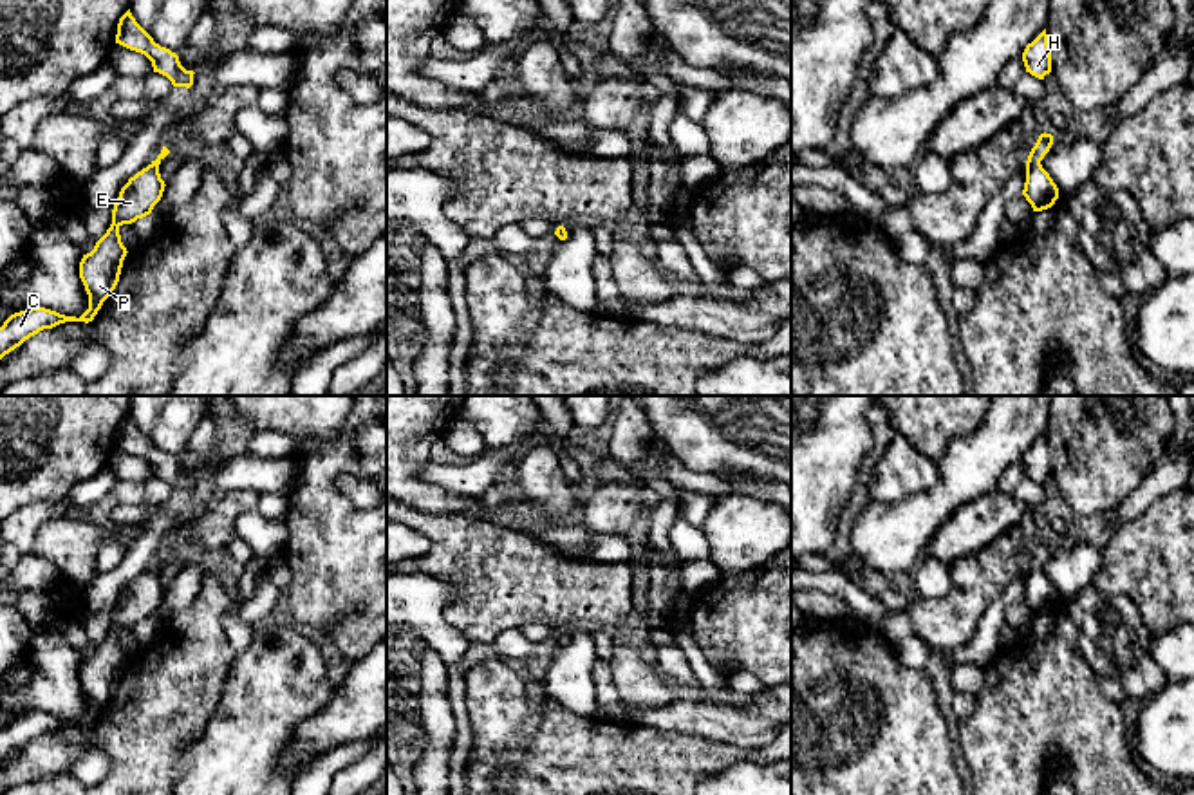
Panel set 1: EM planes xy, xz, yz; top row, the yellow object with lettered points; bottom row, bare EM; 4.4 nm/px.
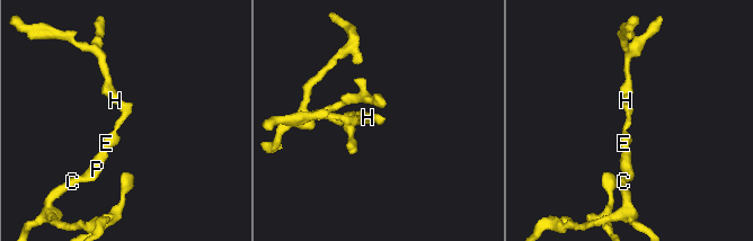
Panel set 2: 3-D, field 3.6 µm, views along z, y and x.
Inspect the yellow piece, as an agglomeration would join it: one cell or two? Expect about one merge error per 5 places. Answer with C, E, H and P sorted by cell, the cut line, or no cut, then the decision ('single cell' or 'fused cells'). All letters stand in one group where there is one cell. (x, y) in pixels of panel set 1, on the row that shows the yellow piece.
C E H P | no cut | single cell

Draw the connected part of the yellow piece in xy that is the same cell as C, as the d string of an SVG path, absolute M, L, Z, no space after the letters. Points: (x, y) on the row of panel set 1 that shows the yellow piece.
M163 146L155 161L128 179L114 204L110 228L96 242L94 249L83 255L79 278L89 295L89 309L79 318L40 305L11 314L0 327L0 360L43 329L52 329L65 322L89 323L94 320L103 302L116 289L128 253L121 242L119 228L150 215L161 201L166 184L161 179L159 164L168 154L170 150Z

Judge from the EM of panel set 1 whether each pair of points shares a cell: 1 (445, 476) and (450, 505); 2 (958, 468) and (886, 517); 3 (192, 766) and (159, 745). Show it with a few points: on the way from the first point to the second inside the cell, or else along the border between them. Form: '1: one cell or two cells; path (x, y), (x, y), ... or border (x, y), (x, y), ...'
1: two cells; border (416, 470), (427, 483), (479, 499)
2: one cell; path (947, 488), (918, 517), (905, 517)
3: two cells; border (206, 723), (183, 747), (176, 776)

